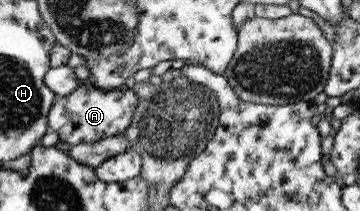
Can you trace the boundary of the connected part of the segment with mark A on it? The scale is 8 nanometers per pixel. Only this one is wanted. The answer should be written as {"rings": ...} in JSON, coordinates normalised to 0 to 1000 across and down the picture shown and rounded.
{"rings":[[[225,393],[194,445],[156,455],[128,555],[128,597],[142,607],[164,668],[192,687],[264,678],[286,654],[342,645],[378,536],[378,450],[347,412],[339,422],[267,422]]]}

